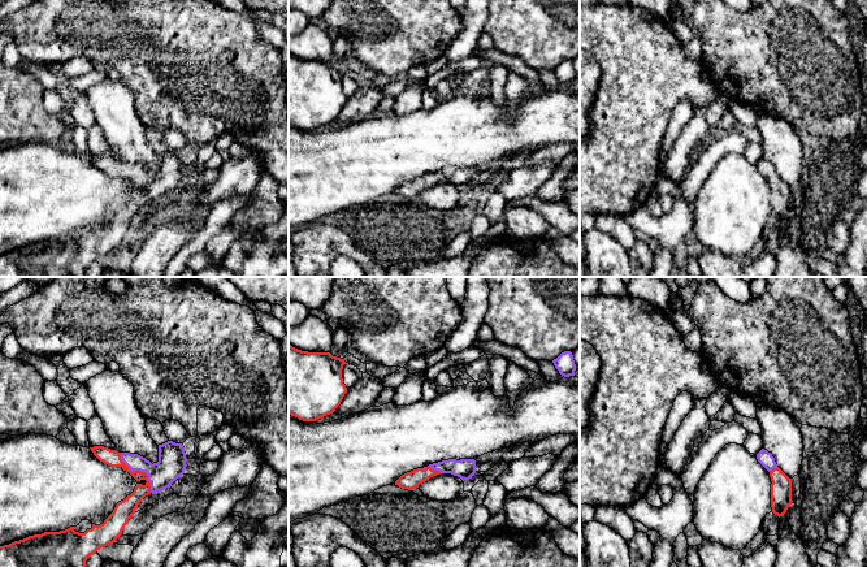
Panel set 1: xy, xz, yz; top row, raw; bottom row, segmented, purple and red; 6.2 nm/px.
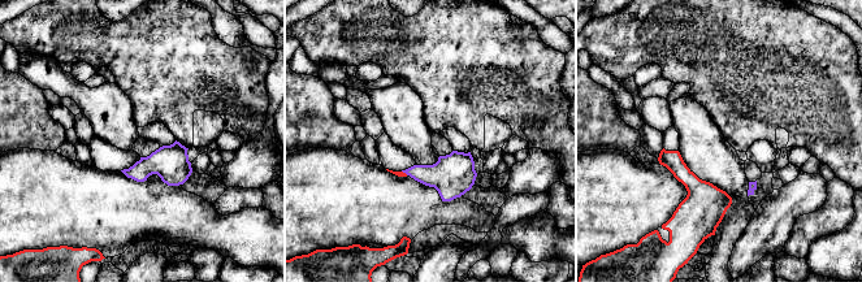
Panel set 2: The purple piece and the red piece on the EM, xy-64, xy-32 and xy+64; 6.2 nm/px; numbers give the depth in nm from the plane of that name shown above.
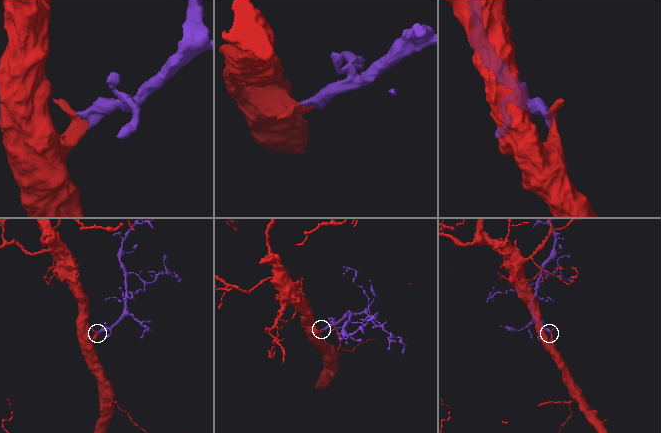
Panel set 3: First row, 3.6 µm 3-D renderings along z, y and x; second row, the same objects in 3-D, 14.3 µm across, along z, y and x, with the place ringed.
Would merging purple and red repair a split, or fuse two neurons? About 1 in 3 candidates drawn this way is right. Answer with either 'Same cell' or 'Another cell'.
Same cell

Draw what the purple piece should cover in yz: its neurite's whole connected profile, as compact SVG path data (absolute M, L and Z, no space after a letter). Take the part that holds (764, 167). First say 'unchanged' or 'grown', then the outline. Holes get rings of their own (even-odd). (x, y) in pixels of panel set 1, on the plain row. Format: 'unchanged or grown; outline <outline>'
grown; outline M762 157L757 163L758 170L770 181L771 186L771 216L779 226L792 213L792 187L789 187L776 173L771 161Z

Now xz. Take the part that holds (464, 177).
grown; outline M448 168L438 172L429 173L424 177L417 177L411 181L402 183L396 190L402 198L412 199L419 196L420 192L425 191L433 185L439 182L451 182L460 186L461 189L469 189L476 182L476 169L474 168Z

